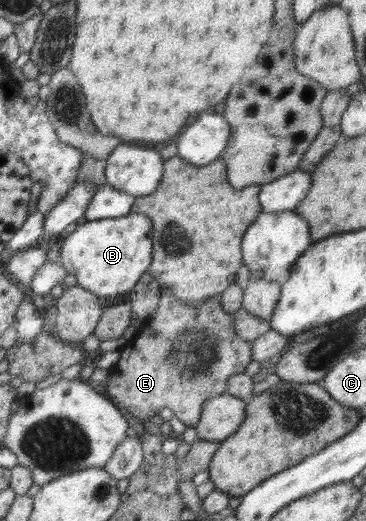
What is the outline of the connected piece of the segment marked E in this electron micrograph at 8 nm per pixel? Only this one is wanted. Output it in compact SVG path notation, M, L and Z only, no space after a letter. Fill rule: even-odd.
M168 287L162 291L159 299L162 297L166 297L166 301L159 303L156 311L138 329L133 337L134 345L129 340L119 350L120 359L110 368L106 393L128 416L135 417L138 423L168 407L184 425L195 427L204 402L212 396L226 394L228 379L244 372L253 360L251 344L238 337L234 316L223 308L221 295L209 296L204 301L190 305L180 301Z

